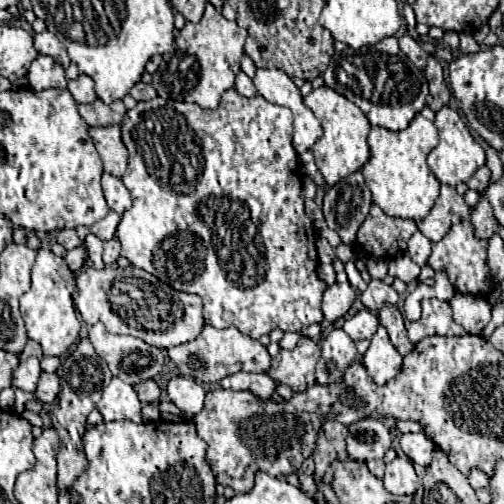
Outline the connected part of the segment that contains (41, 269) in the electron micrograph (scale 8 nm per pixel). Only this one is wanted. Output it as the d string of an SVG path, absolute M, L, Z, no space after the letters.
M38 248L38 256L32 266L32 288L20 298L20 312L26 322L28 338L42 346L44 356L62 356L78 340L80 322L72 302L74 288L74 274L66 260L48 248Z

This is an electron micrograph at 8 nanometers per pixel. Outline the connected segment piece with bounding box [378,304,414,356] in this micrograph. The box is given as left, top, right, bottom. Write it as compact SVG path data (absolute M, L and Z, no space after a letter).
M384 304L378 312L380 316L380 324L388 330L392 344L398 348L398 352L402 356L410 354L410 350L414 350L414 346L408 340L408 332L406 332L406 324L404 324L404 316L400 312L398 306L392 304Z

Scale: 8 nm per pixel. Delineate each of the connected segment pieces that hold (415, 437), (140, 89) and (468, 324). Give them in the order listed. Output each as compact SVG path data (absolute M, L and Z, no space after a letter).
M424 432L418 434L404 434L400 438L400 446L406 452L406 456L420 464L420 466L428 466L432 462L432 452L434 452L434 442L430 438L426 438Z
M138 82L132 90L130 90L130 96L136 98L136 100L152 100L156 96L156 90L152 84L144 84L144 82Z
M456 294L450 300L452 318L460 324L468 334L482 334L486 324L490 322L490 304L484 298L474 298L470 294Z

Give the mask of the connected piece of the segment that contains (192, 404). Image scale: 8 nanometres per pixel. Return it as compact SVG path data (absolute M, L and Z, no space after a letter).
M176 376L168 382L168 398L188 418L194 418L204 408L204 396L204 388L194 378Z

